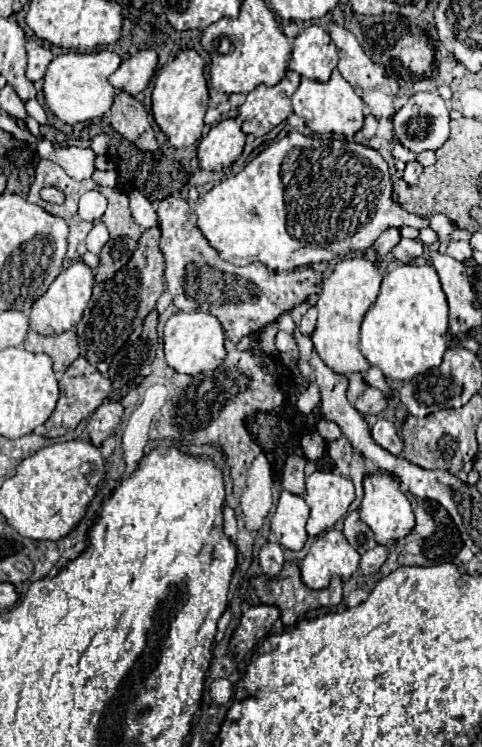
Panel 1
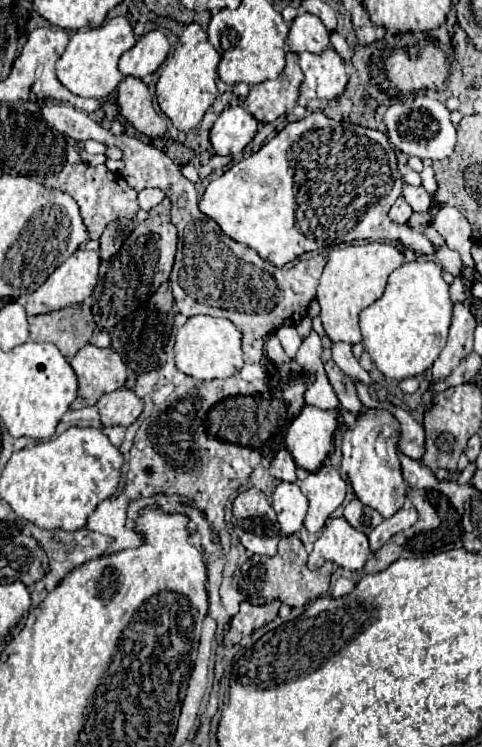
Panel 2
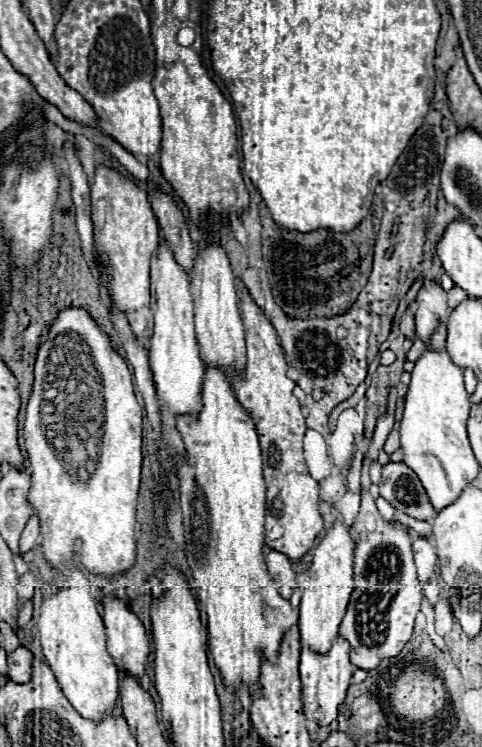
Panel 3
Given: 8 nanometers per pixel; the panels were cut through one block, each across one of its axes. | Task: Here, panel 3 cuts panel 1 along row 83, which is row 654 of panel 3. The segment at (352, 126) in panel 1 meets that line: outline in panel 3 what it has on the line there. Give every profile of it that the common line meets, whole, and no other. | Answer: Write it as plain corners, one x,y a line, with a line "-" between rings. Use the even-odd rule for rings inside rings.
340,636
334,640
334,646
328,654
318,654
308,648
302,648
300,654
300,680
302,680
302,700
306,718
318,726
328,726
338,718
338,708
346,700
346,690
350,686
354,666
348,658
348,642

